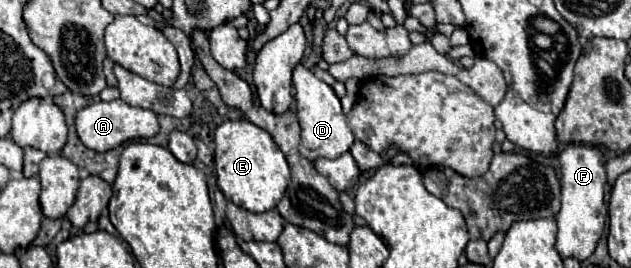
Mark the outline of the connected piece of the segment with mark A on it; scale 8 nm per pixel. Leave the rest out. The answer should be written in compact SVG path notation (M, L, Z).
M100 100L100 102L94 102L86 108L82 108L76 114L78 138L82 140L82 144L86 144L86 148L94 148L96 152L108 152L108 150L112 150L128 140L152 138L158 134L158 130L160 130L158 116L152 110L130 106L124 100L112 100L112 102Z

